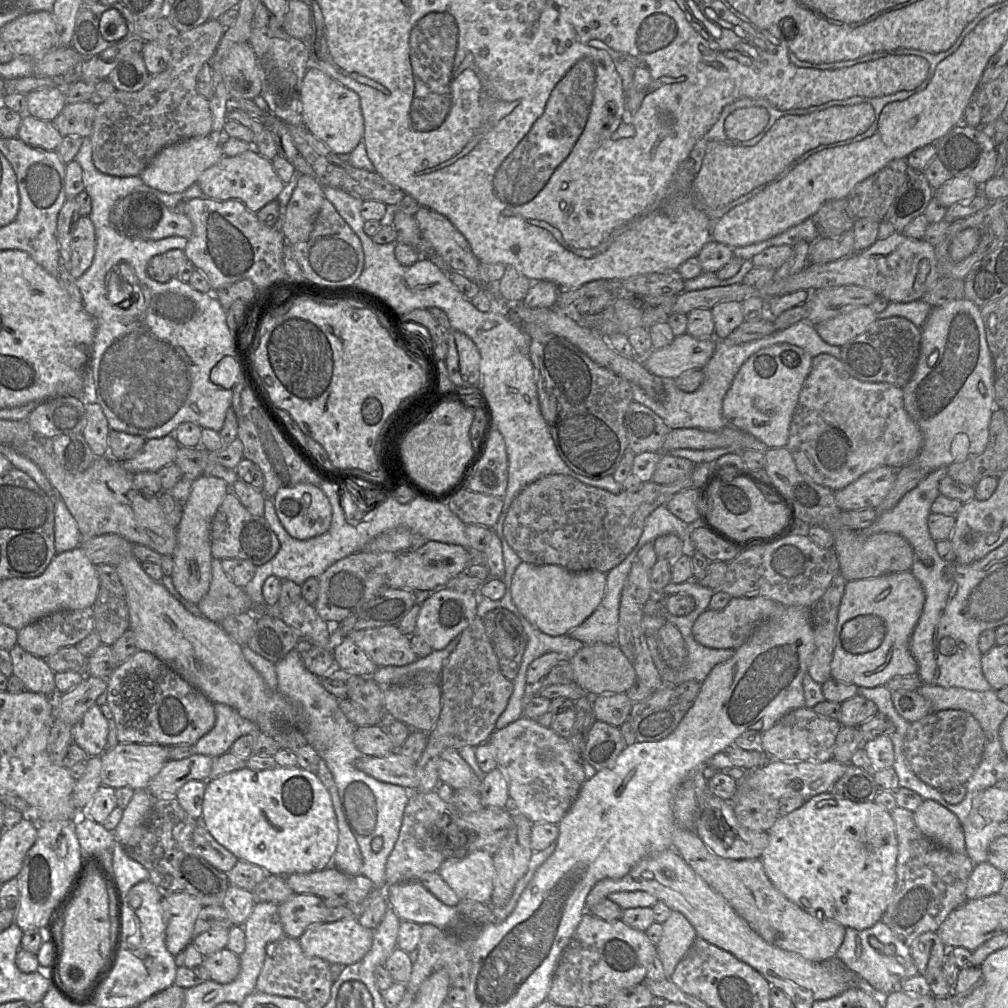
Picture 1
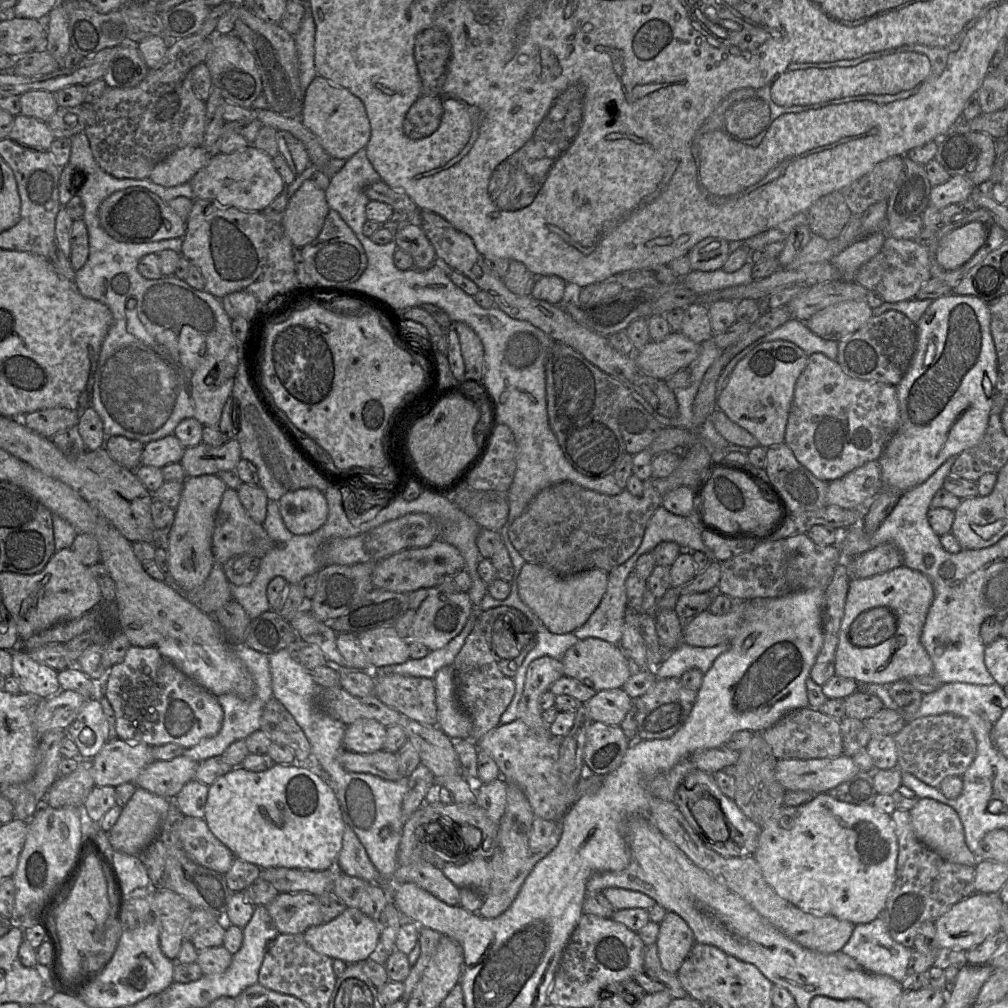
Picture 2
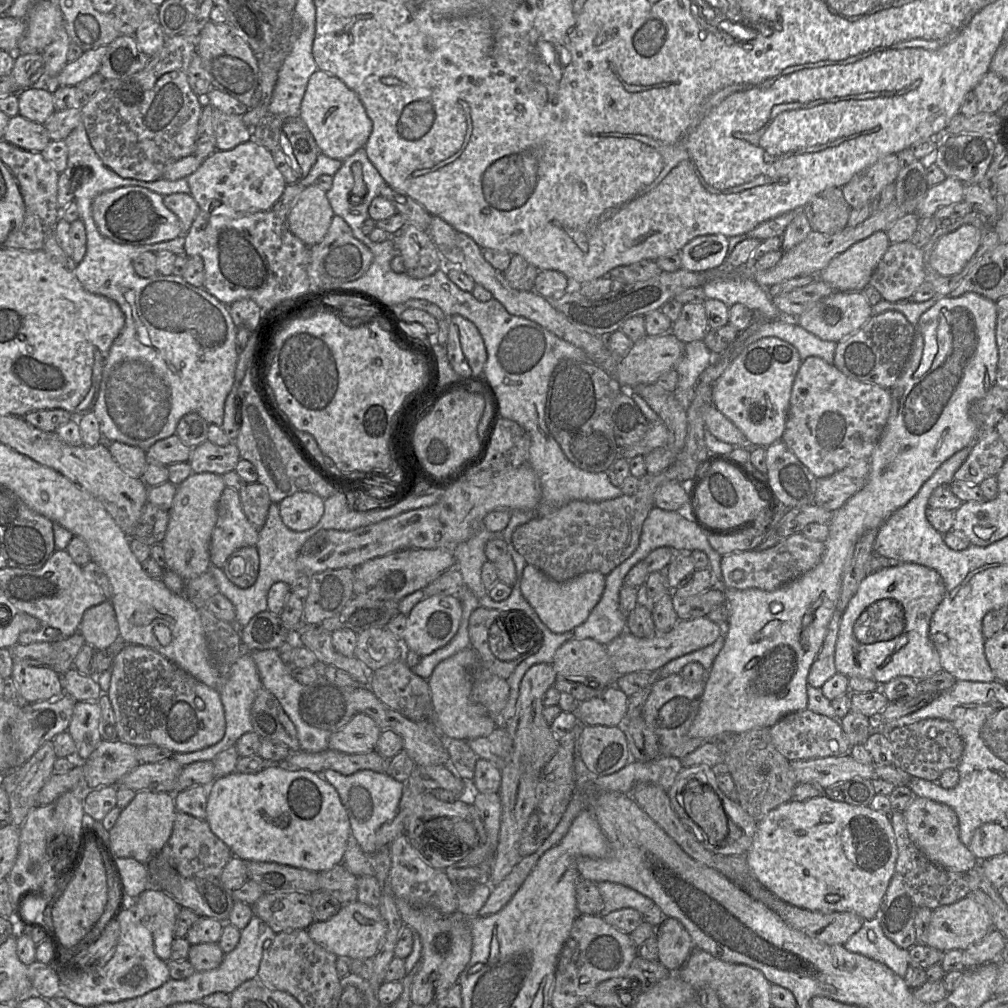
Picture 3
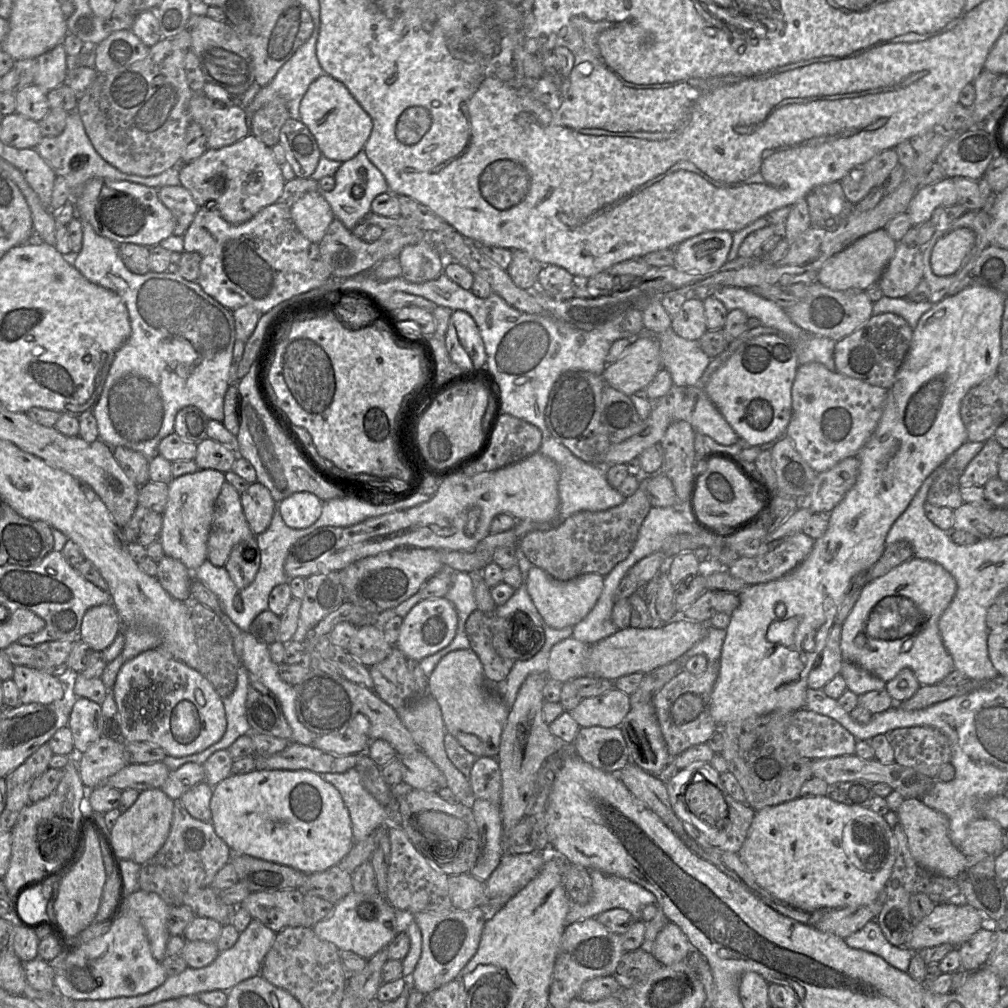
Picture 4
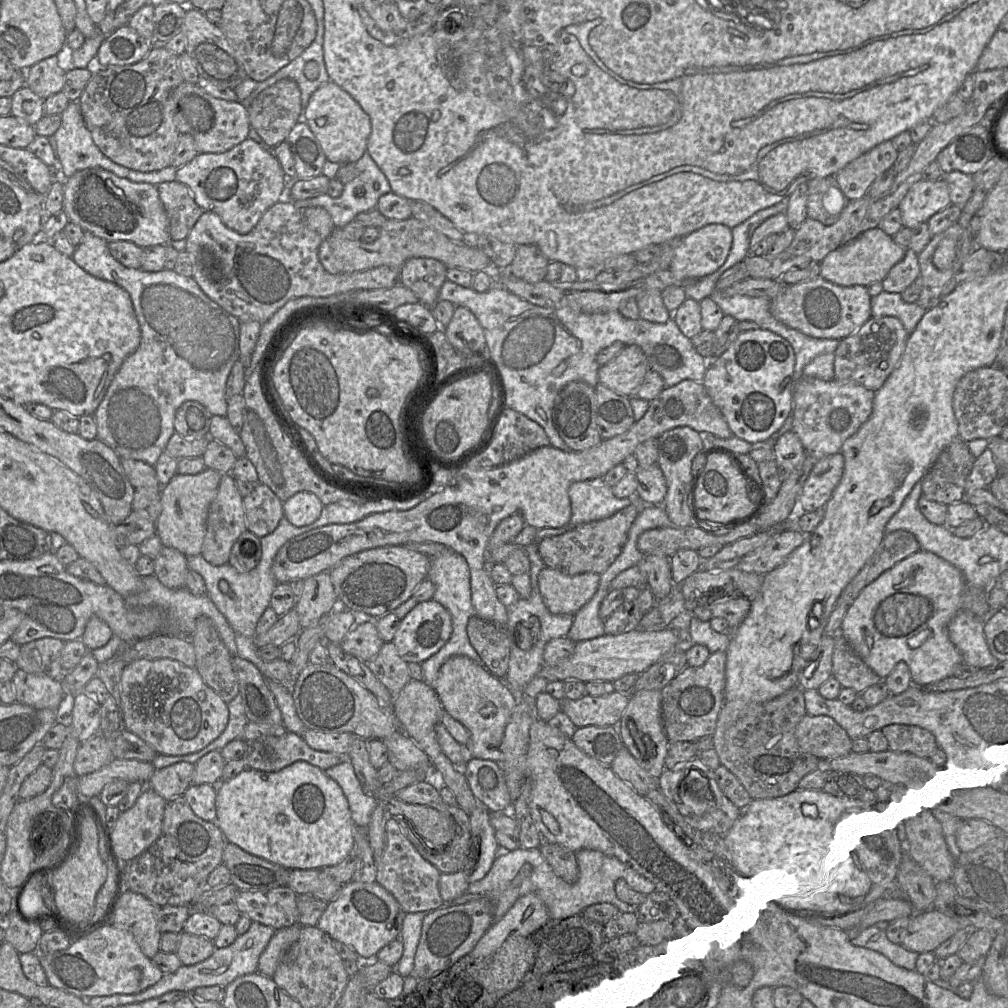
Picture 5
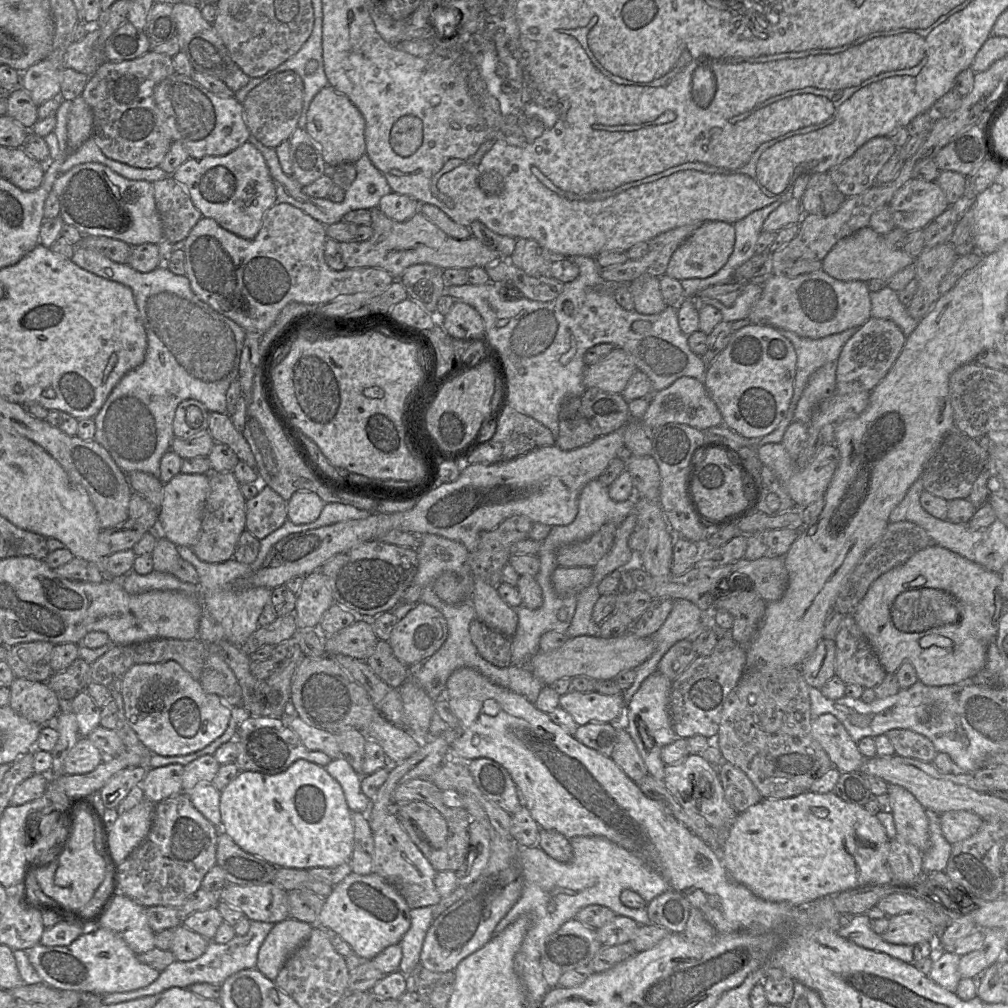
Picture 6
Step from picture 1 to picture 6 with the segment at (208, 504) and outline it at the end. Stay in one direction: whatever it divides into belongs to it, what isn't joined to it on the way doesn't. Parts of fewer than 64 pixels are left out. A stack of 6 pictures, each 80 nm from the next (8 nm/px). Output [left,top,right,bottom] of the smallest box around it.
[157,474,209,547]

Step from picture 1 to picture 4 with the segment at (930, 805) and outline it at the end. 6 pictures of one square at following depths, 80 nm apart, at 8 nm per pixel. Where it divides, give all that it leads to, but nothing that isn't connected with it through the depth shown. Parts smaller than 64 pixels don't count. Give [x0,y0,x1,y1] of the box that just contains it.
[897,798,968,878]

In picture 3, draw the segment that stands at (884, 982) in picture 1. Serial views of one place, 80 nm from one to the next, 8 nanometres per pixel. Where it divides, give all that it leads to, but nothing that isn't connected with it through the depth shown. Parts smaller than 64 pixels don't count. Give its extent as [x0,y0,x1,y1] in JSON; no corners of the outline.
[843,917,909,978]

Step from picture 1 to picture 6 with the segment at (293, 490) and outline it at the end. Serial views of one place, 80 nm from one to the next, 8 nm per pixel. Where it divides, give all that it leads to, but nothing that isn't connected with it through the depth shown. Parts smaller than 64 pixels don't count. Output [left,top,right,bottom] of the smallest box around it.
[287,489,325,525]

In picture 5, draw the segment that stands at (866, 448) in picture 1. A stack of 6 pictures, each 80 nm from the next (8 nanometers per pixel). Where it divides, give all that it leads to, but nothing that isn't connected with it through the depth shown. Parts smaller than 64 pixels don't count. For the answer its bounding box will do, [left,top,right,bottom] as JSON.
[792,377,875,461]

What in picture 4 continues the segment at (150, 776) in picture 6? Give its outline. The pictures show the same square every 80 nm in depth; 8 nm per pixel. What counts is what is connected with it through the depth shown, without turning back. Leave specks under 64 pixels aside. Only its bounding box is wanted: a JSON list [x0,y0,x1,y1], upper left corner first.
[161,763,205,800]

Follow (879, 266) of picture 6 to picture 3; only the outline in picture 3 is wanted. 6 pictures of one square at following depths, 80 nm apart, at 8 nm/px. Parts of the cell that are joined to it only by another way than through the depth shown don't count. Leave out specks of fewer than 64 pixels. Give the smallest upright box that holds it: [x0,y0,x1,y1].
[817,231,890,291]

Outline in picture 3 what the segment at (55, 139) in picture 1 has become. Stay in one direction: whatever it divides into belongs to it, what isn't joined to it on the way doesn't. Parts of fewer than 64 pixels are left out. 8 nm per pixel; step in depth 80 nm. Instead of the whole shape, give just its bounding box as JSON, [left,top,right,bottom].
[3,115,51,152]

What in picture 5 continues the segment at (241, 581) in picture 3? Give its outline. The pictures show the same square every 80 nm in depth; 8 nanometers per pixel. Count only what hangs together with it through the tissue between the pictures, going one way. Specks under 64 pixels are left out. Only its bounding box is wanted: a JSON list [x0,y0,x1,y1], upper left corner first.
[228,530,261,573]

